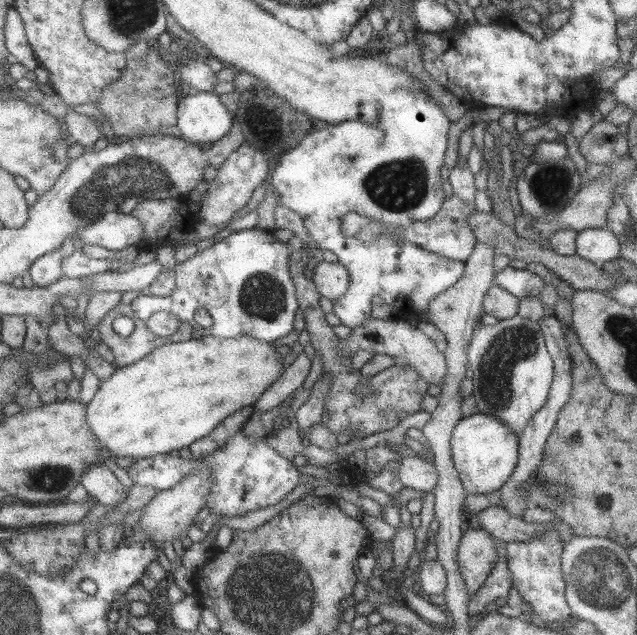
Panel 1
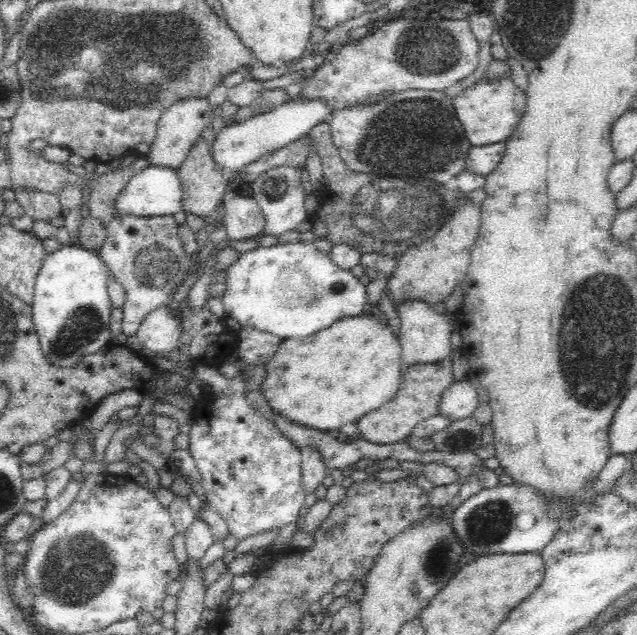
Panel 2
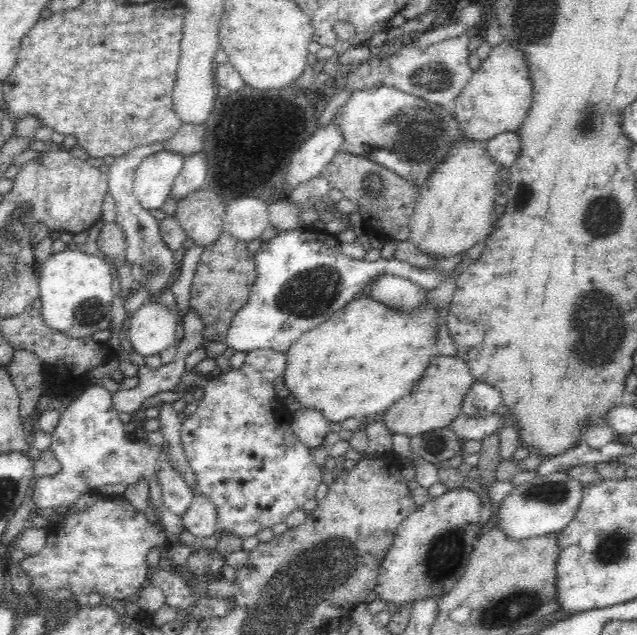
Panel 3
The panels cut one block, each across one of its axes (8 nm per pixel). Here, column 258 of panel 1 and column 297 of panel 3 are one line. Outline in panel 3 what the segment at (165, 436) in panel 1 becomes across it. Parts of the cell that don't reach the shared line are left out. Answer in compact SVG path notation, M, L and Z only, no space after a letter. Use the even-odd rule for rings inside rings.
M370 296L367 298L356 297L346 304L344 308L334 311L329 320L320 324L317 328L312 328L310 331L307 331L298 341L290 345L290 348L288 348L285 353L286 368L283 374L285 384L291 394L300 401L303 407L318 409L329 422L342 423L346 418L356 418L360 420L361 418L374 415L378 415L380 416L379 418L381 418L384 412L388 410L390 404L394 404L396 400L400 400L403 396L406 396L406 394L414 388L418 380L424 376L425 368L435 353L435 342L437 340L437 331L439 330L436 320L438 320L438 314L434 309L434 305L427 300L410 315L410 313L406 313L406 311L392 309L392 307L388 307L388 305L378 302Z

